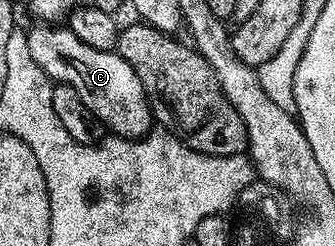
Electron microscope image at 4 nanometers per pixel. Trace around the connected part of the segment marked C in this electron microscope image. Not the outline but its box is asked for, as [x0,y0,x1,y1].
[27,24,153,139]

